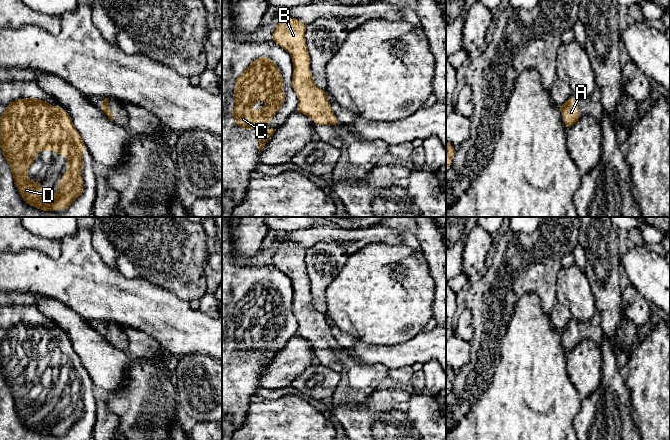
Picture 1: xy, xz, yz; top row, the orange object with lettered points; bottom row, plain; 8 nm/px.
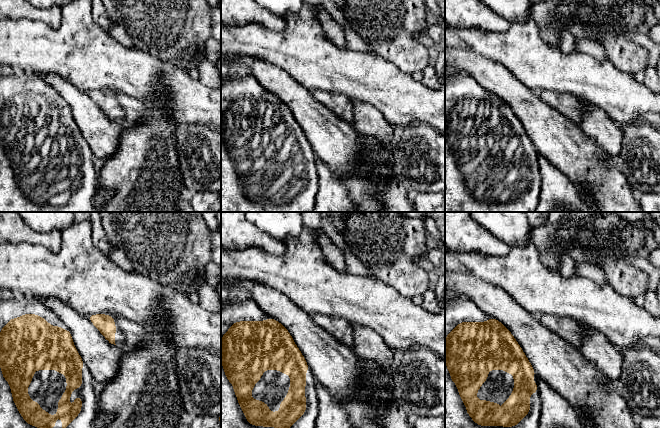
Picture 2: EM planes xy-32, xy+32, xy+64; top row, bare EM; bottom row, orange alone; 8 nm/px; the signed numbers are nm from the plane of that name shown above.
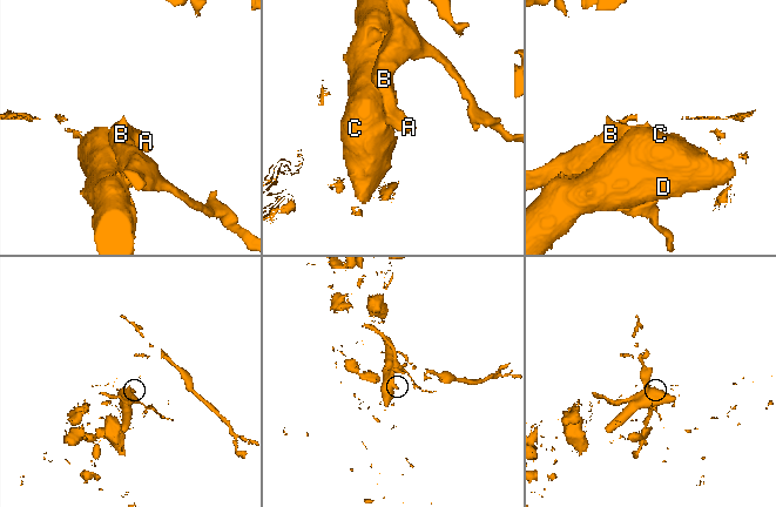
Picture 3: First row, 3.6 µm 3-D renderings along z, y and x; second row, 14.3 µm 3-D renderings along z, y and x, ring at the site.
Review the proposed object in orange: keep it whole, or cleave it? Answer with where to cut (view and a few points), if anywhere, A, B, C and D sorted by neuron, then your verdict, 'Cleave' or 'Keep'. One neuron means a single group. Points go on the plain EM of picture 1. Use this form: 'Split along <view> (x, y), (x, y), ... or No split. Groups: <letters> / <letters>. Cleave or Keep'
No split. Groups: A B C D. Keep

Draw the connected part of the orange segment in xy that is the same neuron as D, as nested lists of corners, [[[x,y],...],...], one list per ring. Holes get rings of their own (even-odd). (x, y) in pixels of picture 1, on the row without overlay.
[[[39,322],[16,323],[8,327],[3,338],[0,339],[0,372],[3,374],[3,382],[11,391],[19,418],[31,431],[38,431],[40,435],[66,435],[83,418],[83,403],[80,395],[83,393],[83,376],[88,373],[73,349],[70,338],[58,328],[52,331],[50,327]],[[38,375],[54,375],[59,379],[67,380],[67,396],[63,398],[63,404],[57,406],[56,418],[43,417],[42,408],[31,405],[27,399]]]

